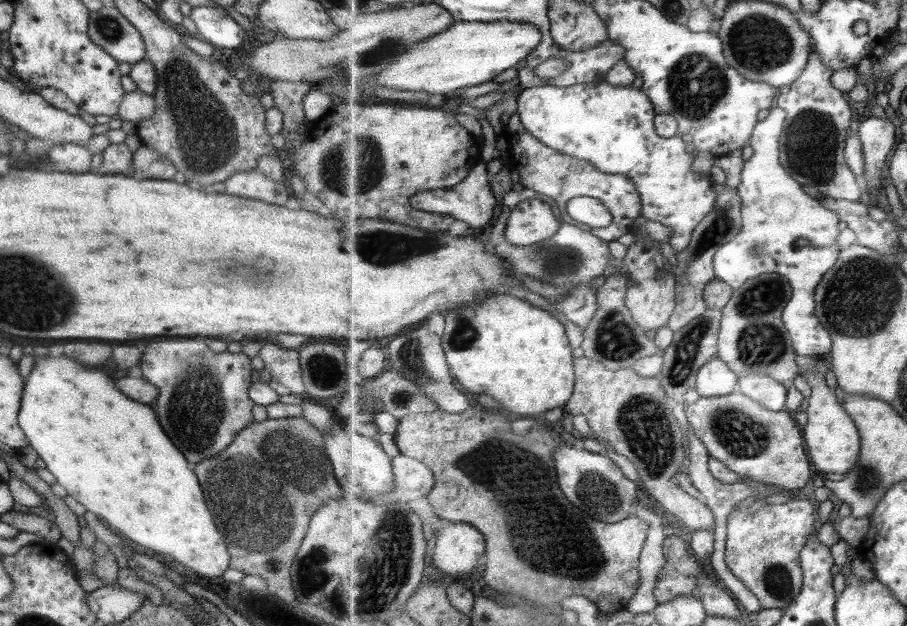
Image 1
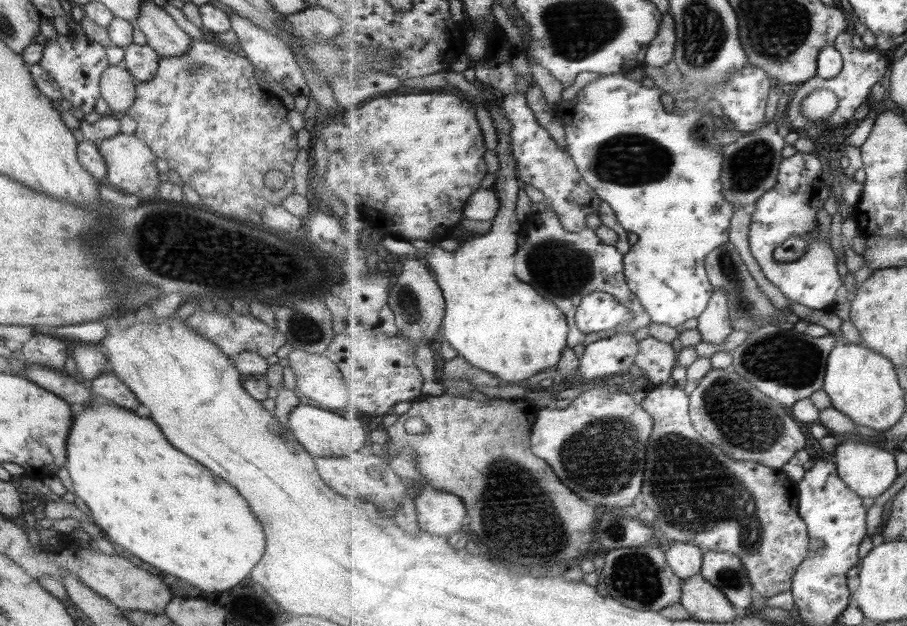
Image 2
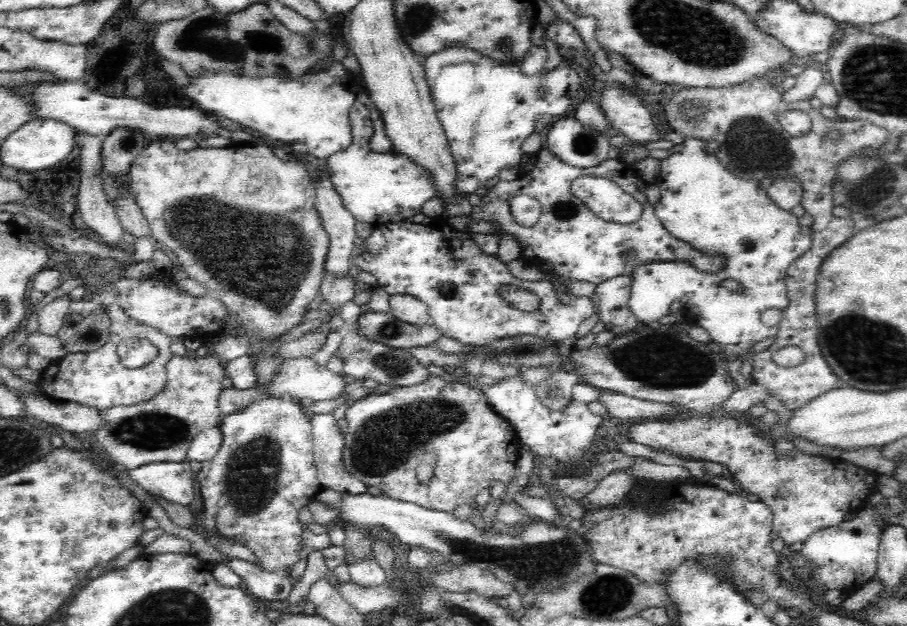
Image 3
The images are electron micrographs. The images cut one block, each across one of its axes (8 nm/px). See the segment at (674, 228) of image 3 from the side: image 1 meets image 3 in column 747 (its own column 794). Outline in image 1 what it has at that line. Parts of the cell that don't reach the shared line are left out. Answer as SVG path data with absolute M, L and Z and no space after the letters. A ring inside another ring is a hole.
M777 106L754 128L750 140L753 155L745 162L741 184L737 188L741 195L743 229L731 243L717 251L714 270L716 278L727 282L733 290L768 273L787 278L793 287L793 296L783 313L783 320L791 334L795 353L798 356L826 356L831 353L834 342L817 318L815 296L822 279L836 266L842 254L837 246L842 218L819 199L809 196L803 185L783 166L780 138L787 114Z

